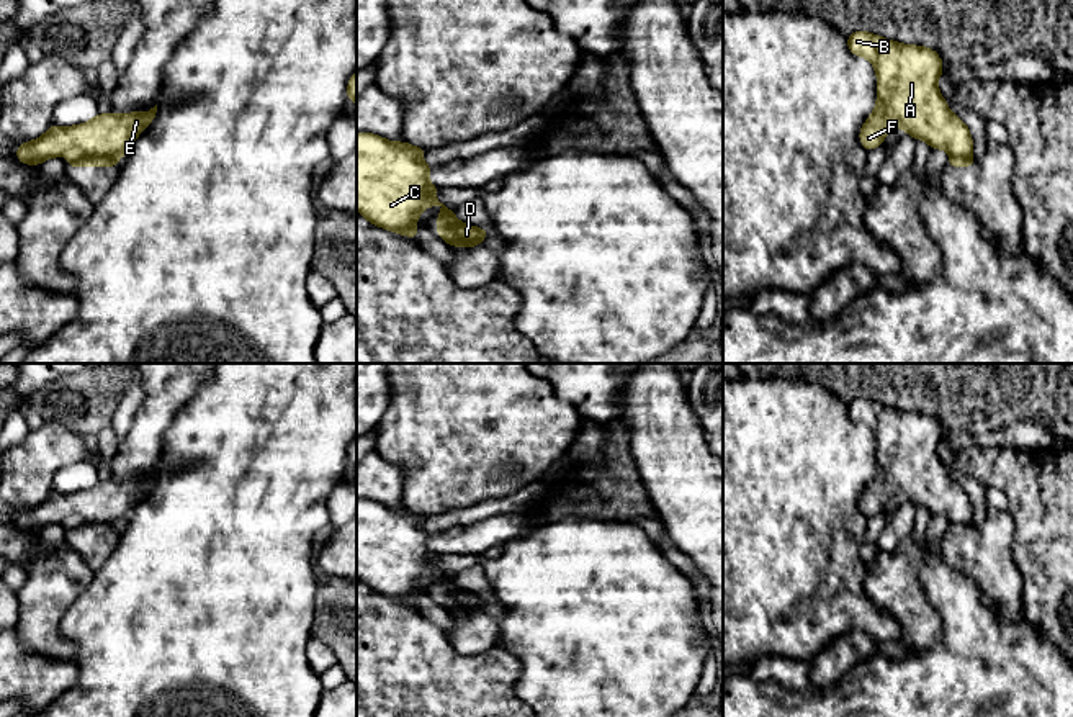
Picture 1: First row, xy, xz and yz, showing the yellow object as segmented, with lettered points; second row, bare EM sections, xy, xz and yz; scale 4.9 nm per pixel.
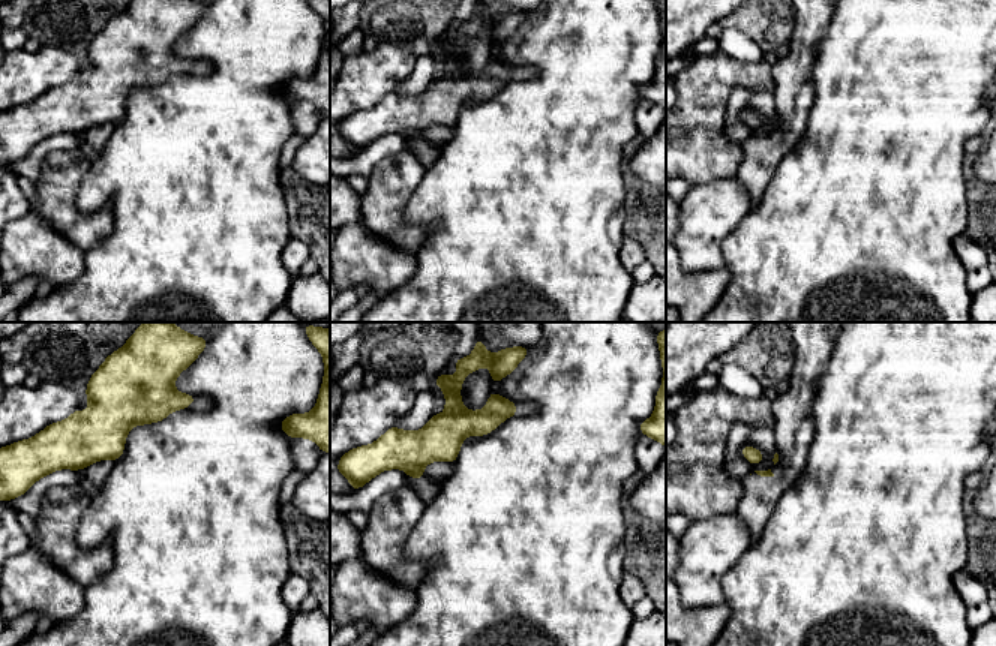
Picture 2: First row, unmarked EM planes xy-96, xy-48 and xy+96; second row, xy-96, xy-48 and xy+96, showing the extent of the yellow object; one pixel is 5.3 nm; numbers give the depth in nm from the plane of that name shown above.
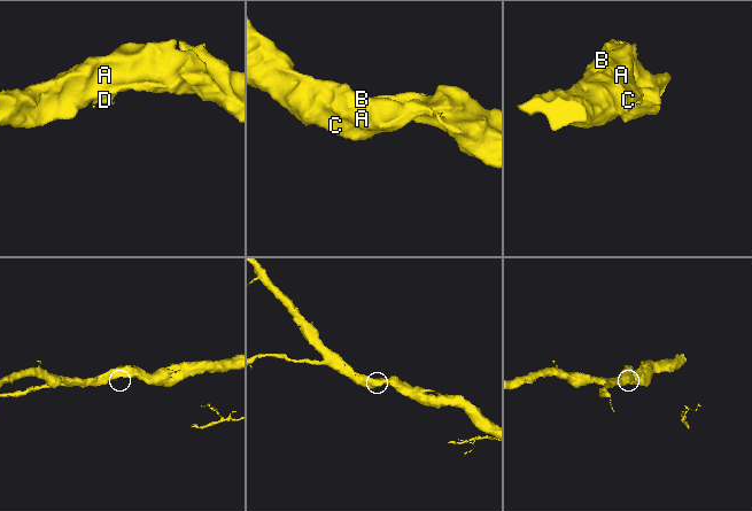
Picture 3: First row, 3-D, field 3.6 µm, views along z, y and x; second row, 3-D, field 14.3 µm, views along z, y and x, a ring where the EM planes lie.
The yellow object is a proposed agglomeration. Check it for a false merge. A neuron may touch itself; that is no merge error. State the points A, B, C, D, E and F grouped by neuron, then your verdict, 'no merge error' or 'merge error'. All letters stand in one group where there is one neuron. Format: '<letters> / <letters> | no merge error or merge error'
A B C E F / D | merge error

